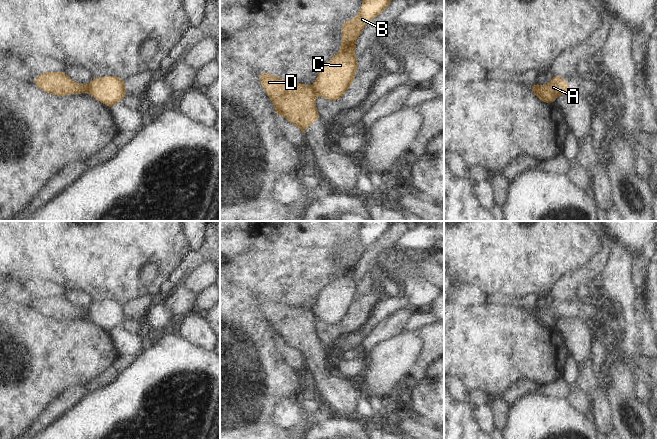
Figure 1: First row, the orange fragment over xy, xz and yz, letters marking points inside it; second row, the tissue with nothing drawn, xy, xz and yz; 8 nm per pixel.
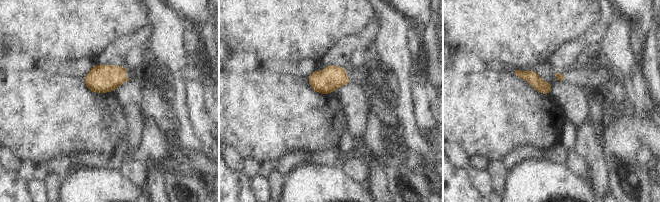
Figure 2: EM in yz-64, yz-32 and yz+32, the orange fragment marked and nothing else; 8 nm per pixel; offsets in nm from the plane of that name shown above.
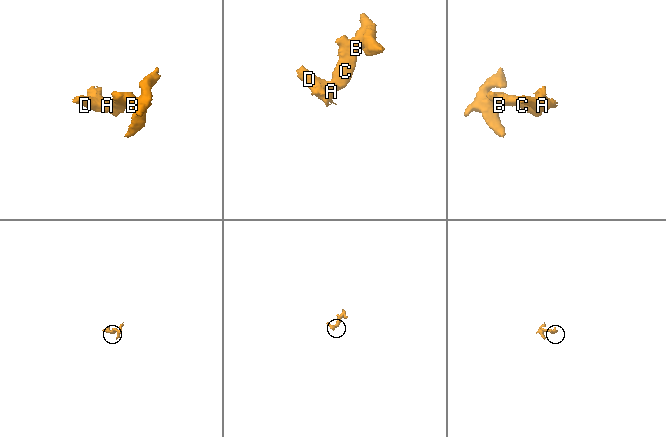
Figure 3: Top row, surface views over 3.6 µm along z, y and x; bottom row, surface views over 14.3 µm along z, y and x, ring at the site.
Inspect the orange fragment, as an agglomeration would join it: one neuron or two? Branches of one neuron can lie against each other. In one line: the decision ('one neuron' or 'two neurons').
two neurons

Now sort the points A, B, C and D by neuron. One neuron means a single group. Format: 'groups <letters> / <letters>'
groups A D / B C

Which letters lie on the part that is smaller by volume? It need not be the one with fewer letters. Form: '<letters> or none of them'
A, D

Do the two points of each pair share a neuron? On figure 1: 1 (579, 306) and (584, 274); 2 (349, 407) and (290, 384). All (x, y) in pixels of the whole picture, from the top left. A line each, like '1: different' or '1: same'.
1: different
2: different

